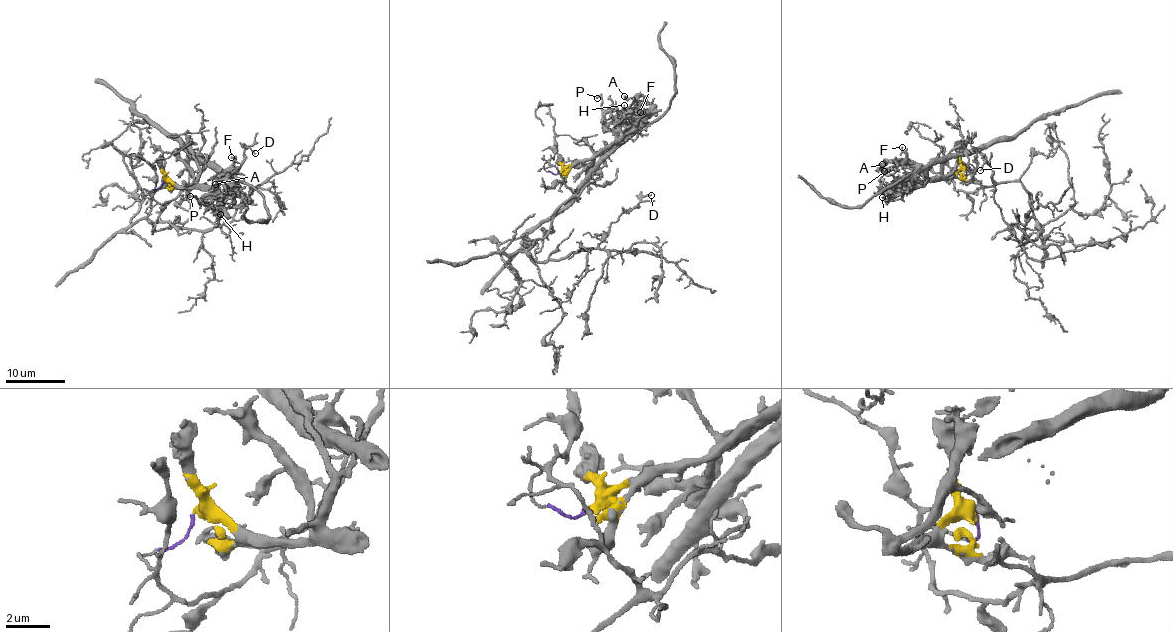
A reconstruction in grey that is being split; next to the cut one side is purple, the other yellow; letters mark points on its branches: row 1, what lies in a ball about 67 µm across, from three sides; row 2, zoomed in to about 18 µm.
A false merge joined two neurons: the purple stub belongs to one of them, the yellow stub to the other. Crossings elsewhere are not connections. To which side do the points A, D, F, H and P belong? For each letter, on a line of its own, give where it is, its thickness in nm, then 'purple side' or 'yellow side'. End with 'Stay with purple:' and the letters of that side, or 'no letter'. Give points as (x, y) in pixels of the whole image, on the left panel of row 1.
A: at (215, 184); 170 nm thick; yellow side
D: at (255, 153); 100 nm thick; purple side
F: at (231, 157); 130 nm thick; yellow side
H: at (220, 214); 170 nm thick; yellow side
P: at (190, 196); 170 nm thick; yellow side
Stay with purple: D

